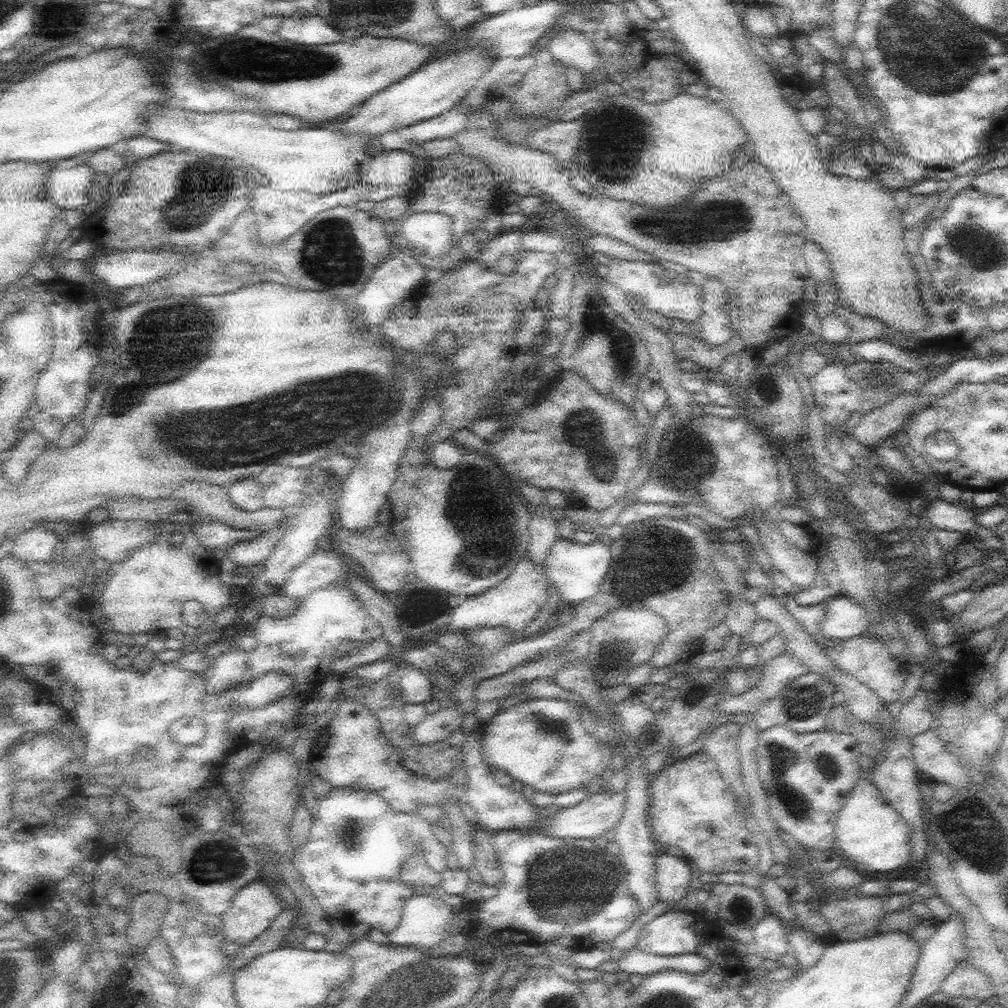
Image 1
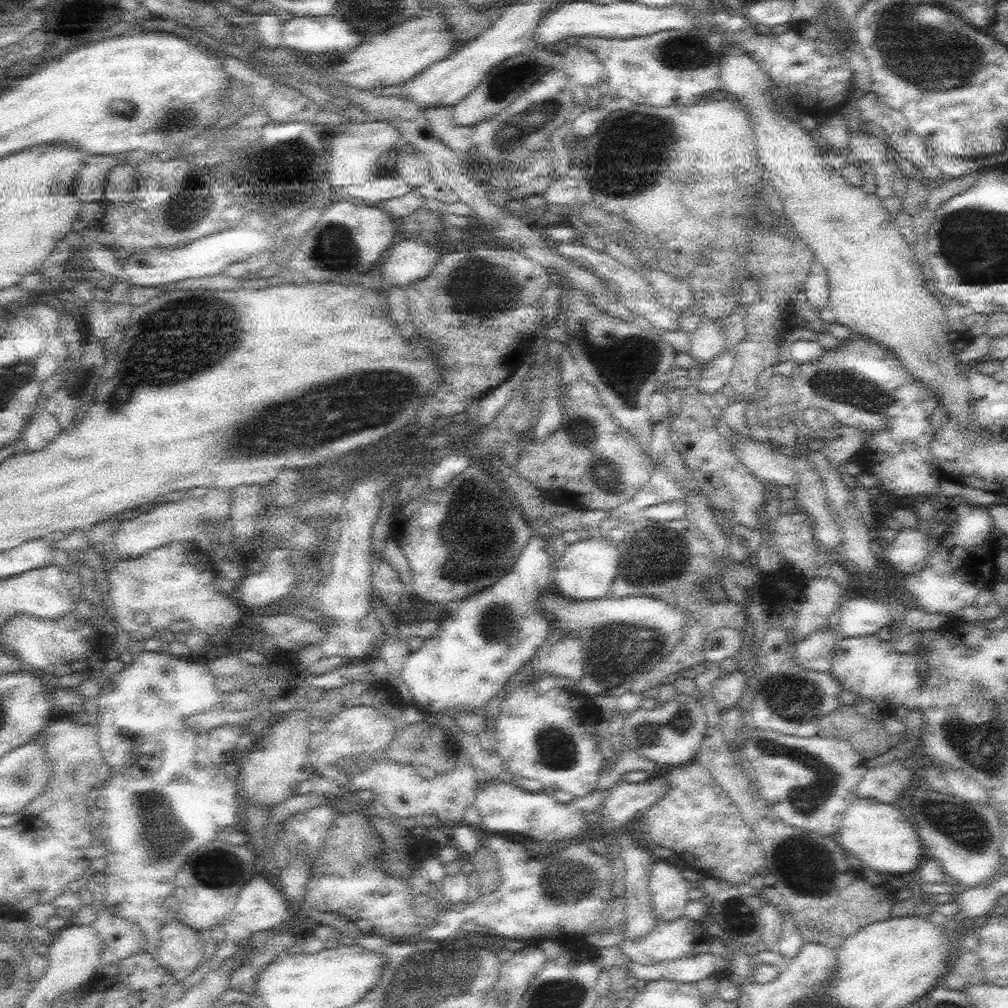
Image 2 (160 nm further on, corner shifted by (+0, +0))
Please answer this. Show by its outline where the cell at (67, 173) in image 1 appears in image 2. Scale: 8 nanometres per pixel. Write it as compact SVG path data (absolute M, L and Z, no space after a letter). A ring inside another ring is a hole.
M89 155L75 180L74 194L84 202L101 203L108 173L125 162L129 160L123 155Z

